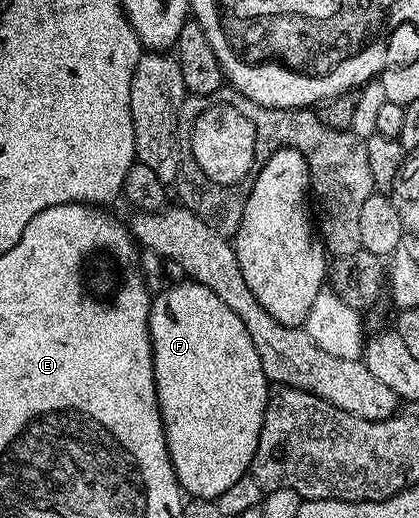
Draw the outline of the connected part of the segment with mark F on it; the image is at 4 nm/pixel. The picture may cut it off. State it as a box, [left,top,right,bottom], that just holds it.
[149,279,271,498]

